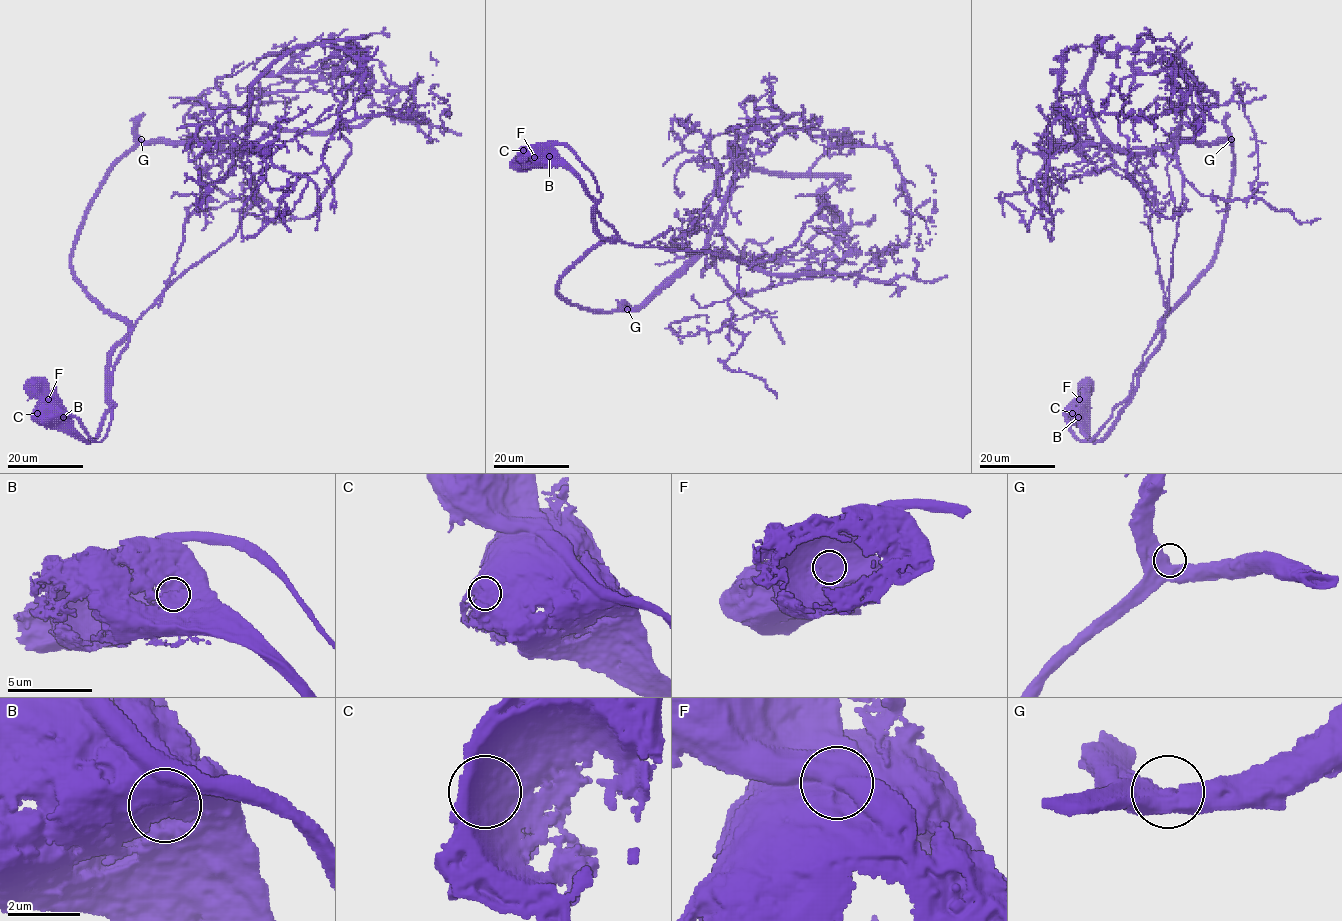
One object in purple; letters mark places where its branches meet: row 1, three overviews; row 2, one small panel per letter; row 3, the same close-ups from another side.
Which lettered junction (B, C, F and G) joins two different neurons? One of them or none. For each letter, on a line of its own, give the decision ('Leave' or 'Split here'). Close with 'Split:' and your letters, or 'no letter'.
B: Leave
C: Leave
F: Split here
G: Leave
Split: F

